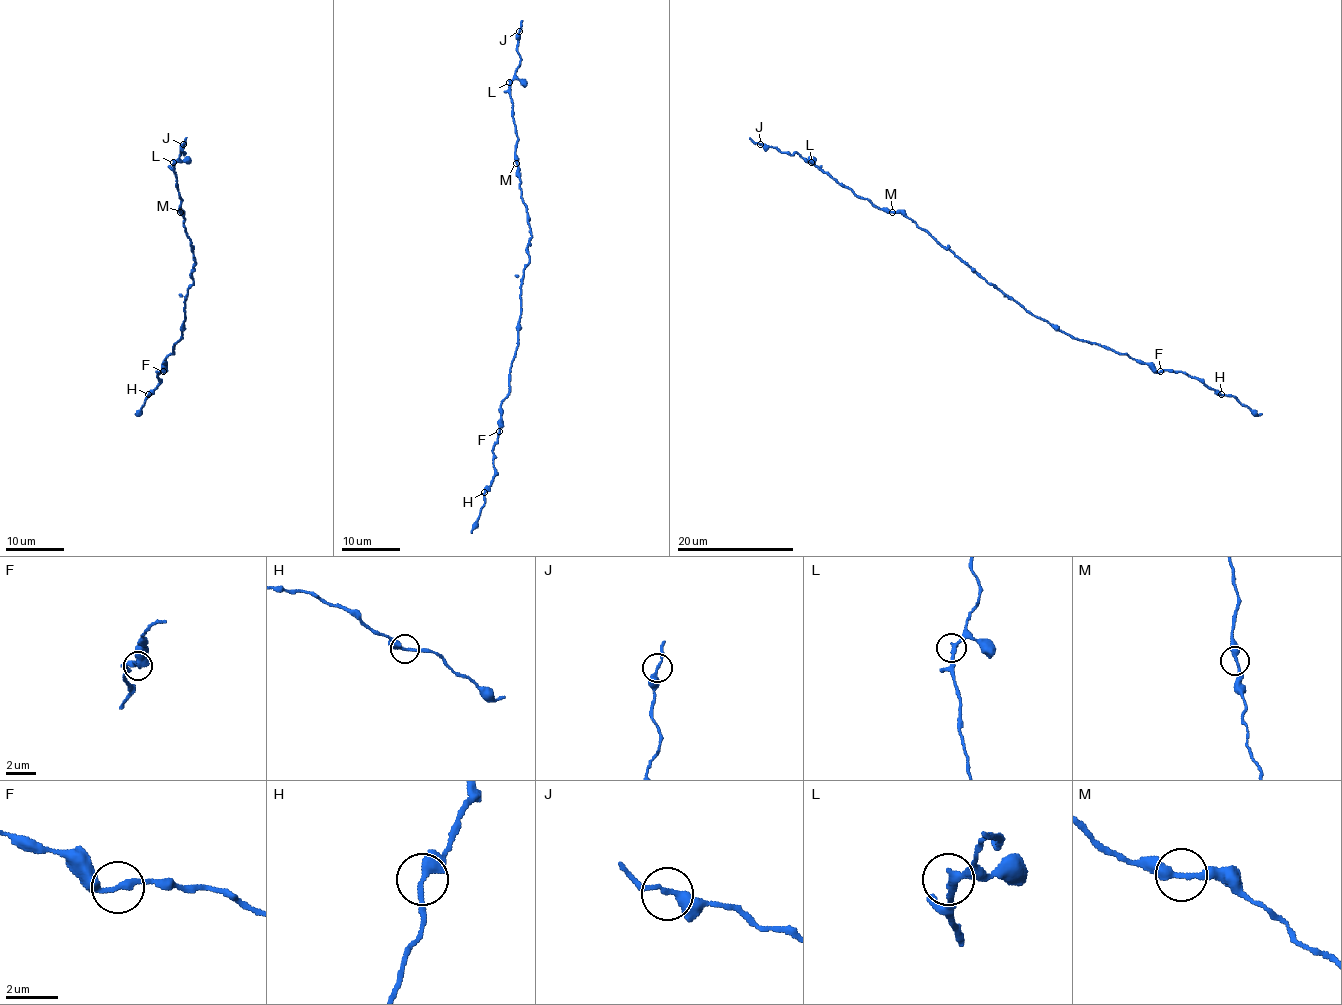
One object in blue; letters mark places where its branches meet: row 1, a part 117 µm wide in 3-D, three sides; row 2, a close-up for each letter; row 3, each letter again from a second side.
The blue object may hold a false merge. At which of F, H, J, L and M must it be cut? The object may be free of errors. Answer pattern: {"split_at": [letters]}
{"split_at": []}

